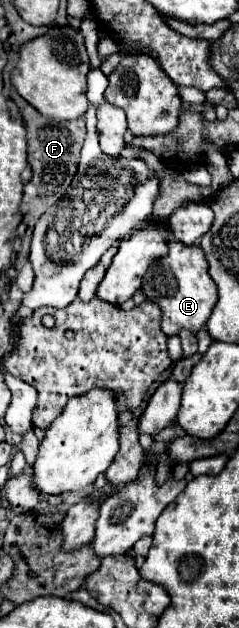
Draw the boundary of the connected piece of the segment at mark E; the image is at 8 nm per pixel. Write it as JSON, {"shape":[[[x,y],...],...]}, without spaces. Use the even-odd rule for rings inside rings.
{"shape":[[[168,241],[168,253],[160,257],[150,271],[142,277],[142,291],[144,295],[154,301],[162,309],[162,331],[166,335],[178,335],[178,329],[190,329],[198,333],[198,329],[208,321],[218,291],[216,285],[210,281],[206,259],[200,245],[182,245],[180,241]]]}

